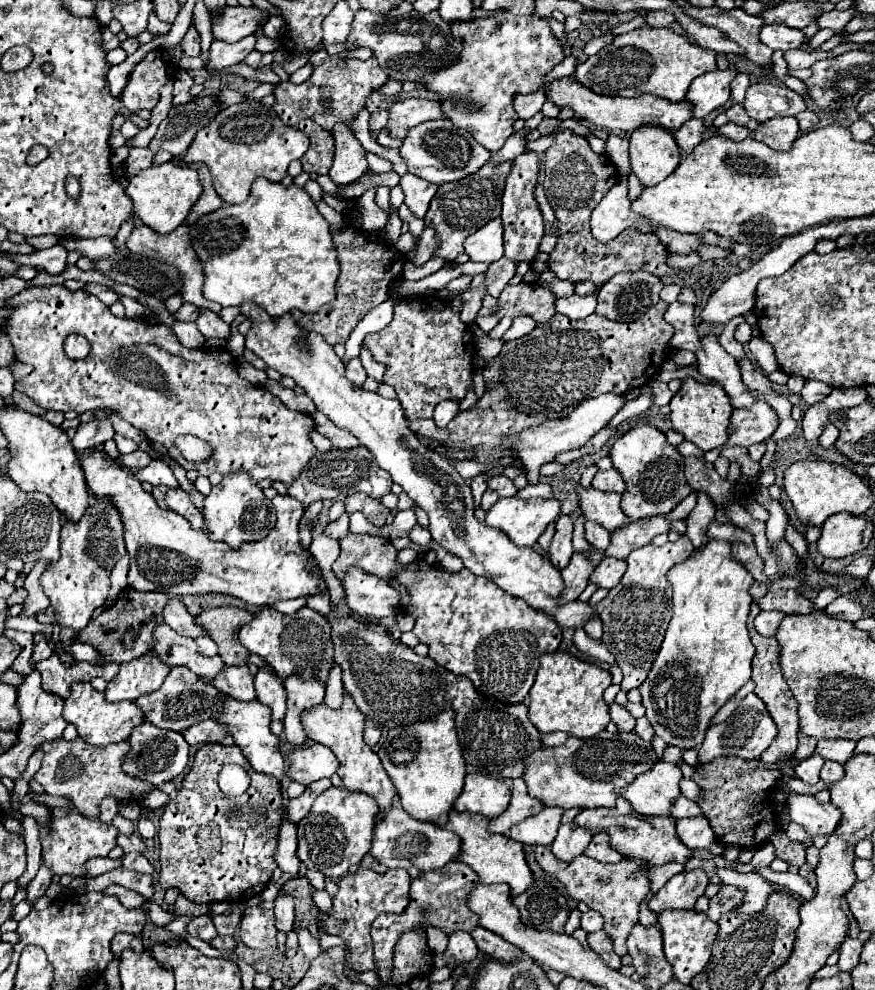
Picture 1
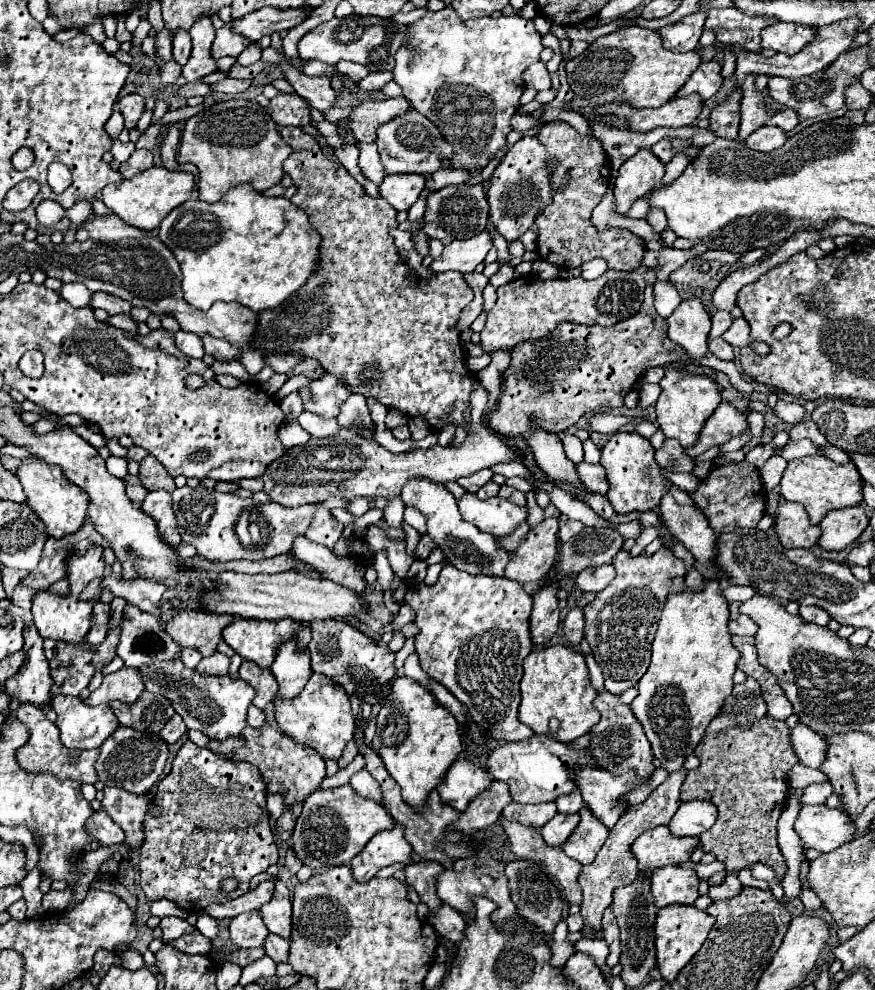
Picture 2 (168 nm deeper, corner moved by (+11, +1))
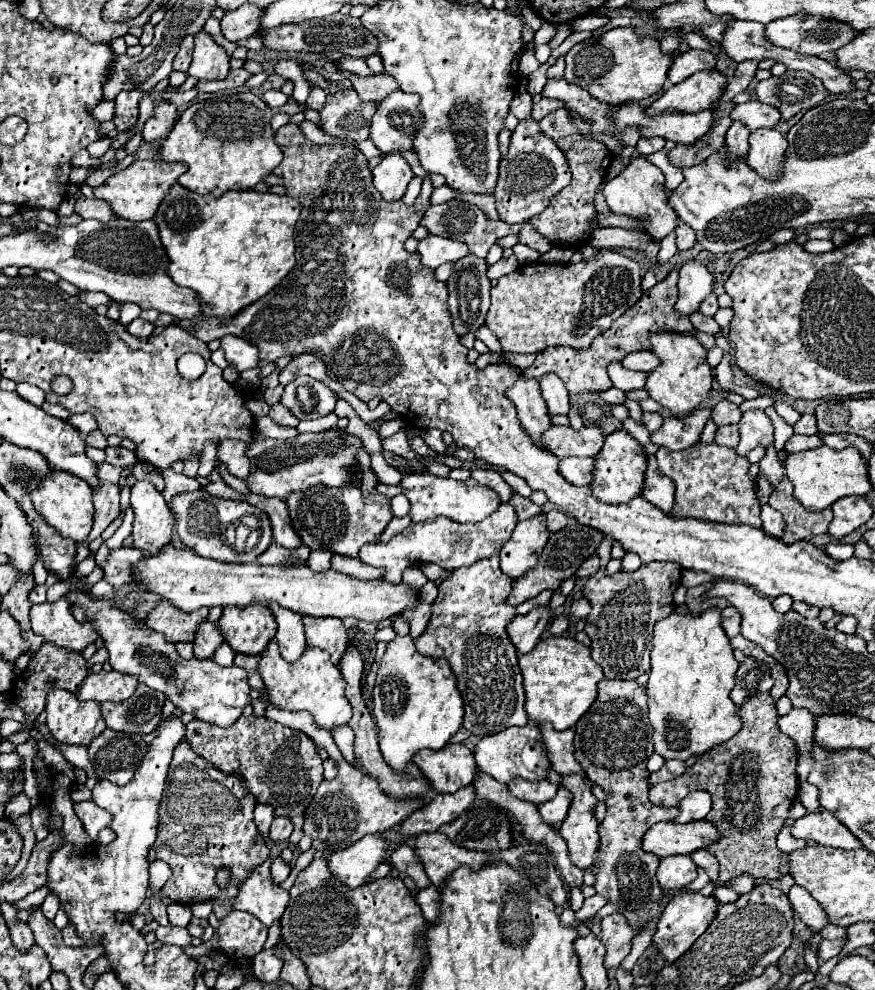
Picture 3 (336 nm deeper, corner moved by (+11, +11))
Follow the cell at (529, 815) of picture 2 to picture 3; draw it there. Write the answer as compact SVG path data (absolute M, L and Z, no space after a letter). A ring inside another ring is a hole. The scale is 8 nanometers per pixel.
M516 780L516 784L510 784L508 788L510 788L512 796L526 800L526 802L532 802L536 806L544 804L546 800L552 800L558 792L558 788L548 780L544 780L544 784L532 784L528 780Z

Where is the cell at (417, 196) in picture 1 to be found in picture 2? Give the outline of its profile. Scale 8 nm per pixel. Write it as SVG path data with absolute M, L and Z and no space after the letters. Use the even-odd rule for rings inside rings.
M388 174L378 186L380 196L398 212L408 210L416 202L422 188L424 176L420 174Z

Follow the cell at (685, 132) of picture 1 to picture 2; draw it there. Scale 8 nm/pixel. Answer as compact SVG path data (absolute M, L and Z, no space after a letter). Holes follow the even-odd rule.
M668 138L656 142L652 146L652 154L656 154L656 158L660 158L660 162L664 162L664 164L670 162L670 158L672 158L672 142Z

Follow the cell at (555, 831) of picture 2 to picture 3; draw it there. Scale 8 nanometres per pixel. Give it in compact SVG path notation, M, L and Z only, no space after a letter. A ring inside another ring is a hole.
M560 788L556 798L538 806L538 812L540 812L540 816L544 818L546 824L554 826L554 824L560 824L564 820L564 816L568 814L570 804L572 804L572 794L566 788Z

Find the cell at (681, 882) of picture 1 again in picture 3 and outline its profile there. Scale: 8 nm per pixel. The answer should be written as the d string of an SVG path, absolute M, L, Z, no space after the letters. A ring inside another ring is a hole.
M668 856L660 860L656 876L664 890L682 890L696 880L696 868L690 856Z

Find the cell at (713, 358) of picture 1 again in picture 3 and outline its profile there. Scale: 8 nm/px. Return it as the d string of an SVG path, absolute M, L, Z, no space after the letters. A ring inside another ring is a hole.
M688 262L680 268L678 280L678 302L674 310L678 314L690 316L700 310L700 304L708 294L712 294L712 274L698 262Z

